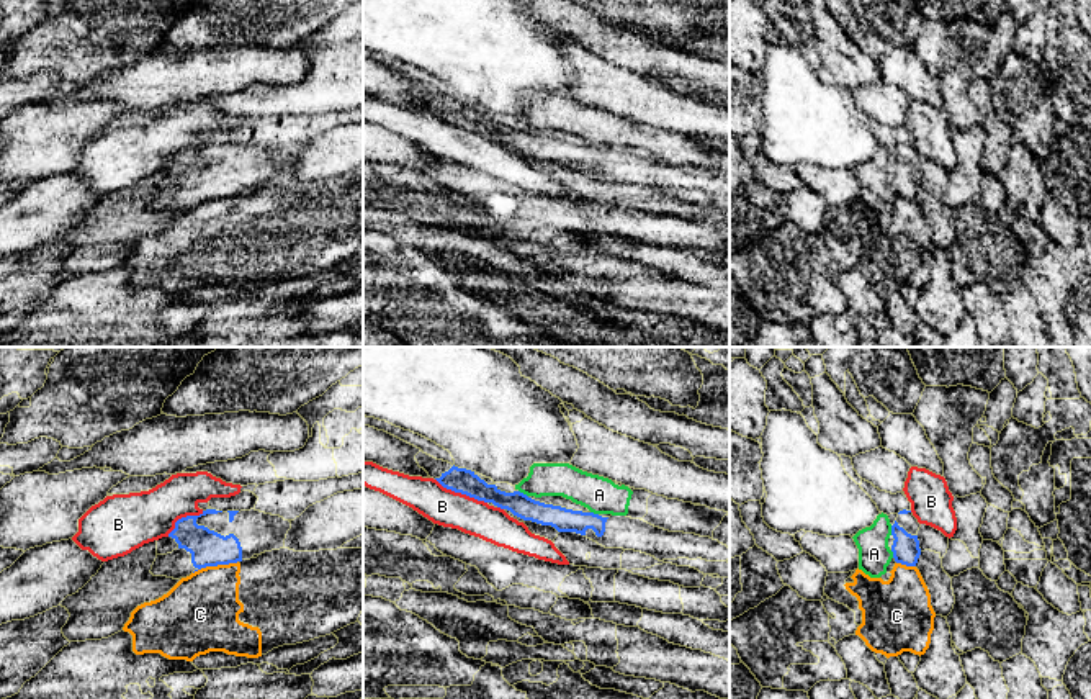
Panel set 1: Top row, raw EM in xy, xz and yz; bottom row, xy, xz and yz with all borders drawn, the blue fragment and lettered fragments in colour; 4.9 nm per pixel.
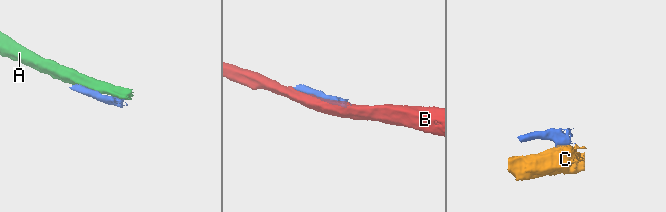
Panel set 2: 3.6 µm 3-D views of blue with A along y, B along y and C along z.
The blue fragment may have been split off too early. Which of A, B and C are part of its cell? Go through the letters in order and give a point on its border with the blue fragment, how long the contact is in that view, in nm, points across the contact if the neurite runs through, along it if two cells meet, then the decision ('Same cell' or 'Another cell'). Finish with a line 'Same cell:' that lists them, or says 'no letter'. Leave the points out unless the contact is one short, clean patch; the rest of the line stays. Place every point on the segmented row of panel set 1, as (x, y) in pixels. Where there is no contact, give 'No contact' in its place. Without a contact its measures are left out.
A: Touches blue at xz (522, 493). Shared border 60 nm. Another cell
B: Touches blue at xz (462, 493). Shared border 280 nm. Another cell
C: Touches blue at xy (215, 565). Shared border 240 nm. Boundary: xy (237, 560), (228, 565), (206, 565), (193, 573). Another cell
Same cell: no letter

